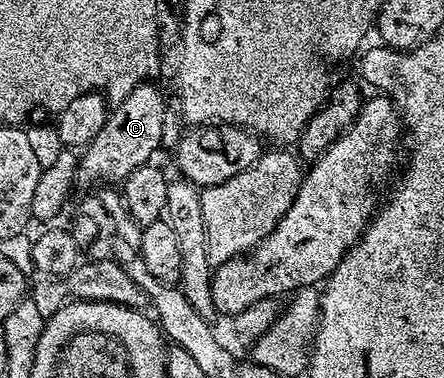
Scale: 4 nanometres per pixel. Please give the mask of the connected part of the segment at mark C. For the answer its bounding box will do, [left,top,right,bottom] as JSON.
[76,82,165,185]

